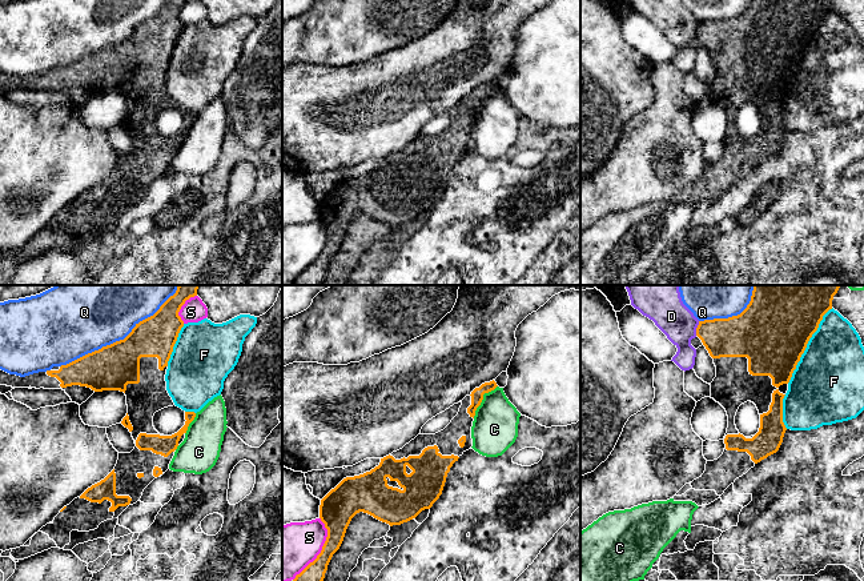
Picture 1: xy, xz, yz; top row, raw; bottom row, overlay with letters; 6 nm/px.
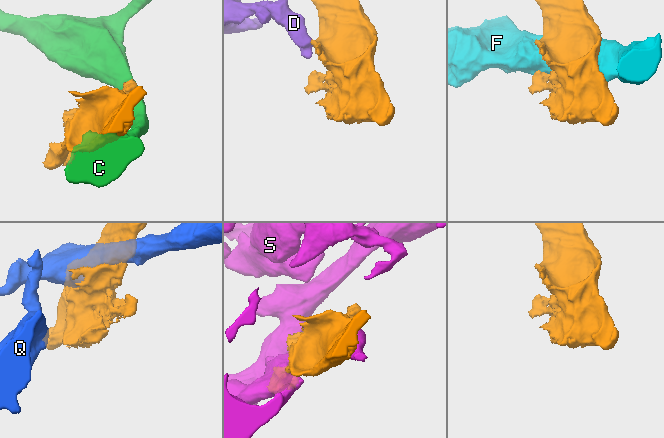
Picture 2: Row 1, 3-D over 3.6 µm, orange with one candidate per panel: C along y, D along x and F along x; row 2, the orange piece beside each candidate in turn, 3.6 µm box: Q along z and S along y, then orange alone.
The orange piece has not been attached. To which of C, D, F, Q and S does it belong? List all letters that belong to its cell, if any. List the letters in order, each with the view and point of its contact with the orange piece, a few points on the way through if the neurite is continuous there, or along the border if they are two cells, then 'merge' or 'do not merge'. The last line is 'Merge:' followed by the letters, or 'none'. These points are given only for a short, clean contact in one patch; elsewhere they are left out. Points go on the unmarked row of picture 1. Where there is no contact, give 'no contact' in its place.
C: contact xz (482, 100); do not merge
D: contact yz (696, 29); border yz (699, 23), (695, 36); do not merge
F: contact yz (806, 47); do not merge
Q: contact xy (113, 44); do not merge
S: contact xz (322, 251); do not merge
Merge: none

